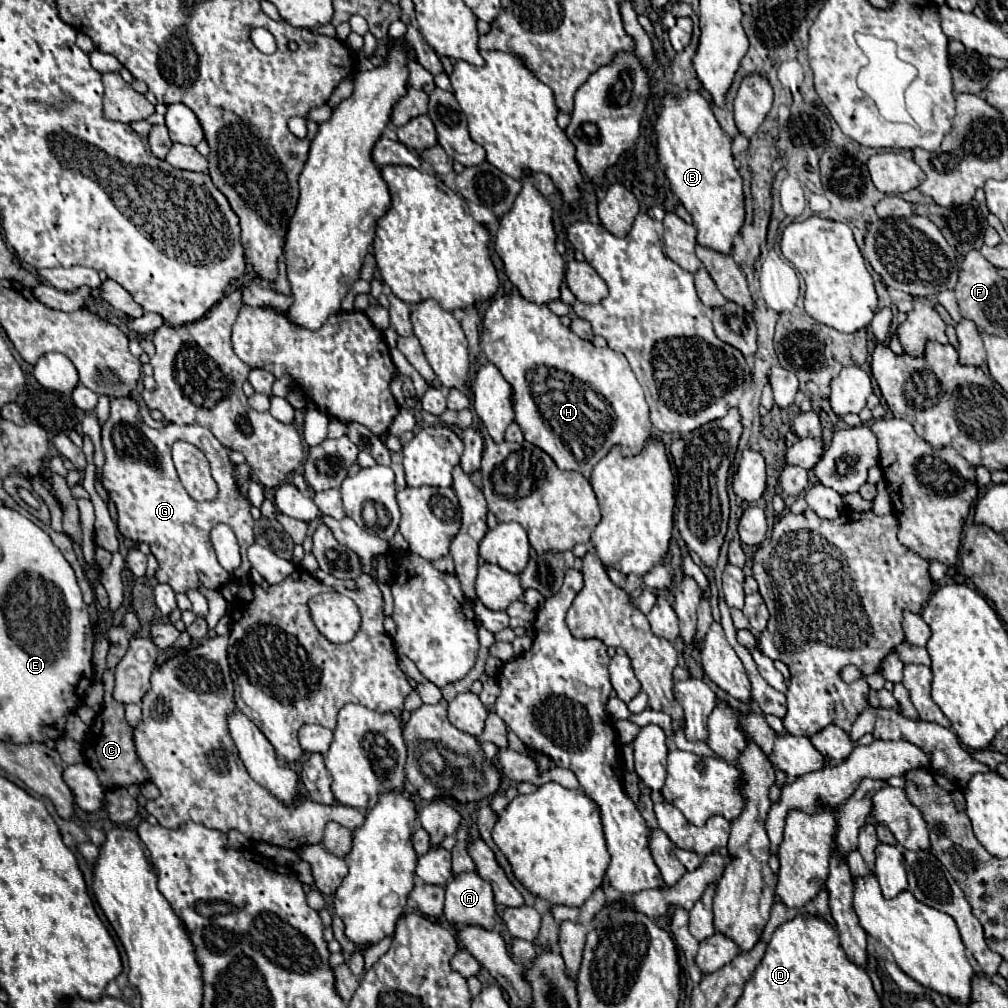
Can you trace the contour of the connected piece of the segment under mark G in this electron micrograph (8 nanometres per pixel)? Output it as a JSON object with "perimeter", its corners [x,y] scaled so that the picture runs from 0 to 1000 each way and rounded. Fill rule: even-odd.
{"perimeter":[[[114,395],[110,399],[110,413],[100,423],[102,435],[102,482],[108,494],[116,502],[116,522],[124,534],[132,538],[148,540],[152,552],[158,558],[156,575],[168,579],[174,587],[184,587],[186,583],[195,585],[197,581],[215,585],[227,577],[227,569],[215,558],[213,546],[207,536],[207,528],[217,518],[229,522],[239,544],[239,562],[233,571],[245,571],[249,560],[243,546],[251,540],[251,512],[247,508],[249,500],[245,492],[239,492],[237,482],[231,472],[231,458],[227,456],[225,444],[211,435],[211,431],[199,423],[176,423],[168,421],[160,427],[148,425],[136,409],[136,401],[130,395]],[[176,437],[184,437],[195,442],[207,456],[209,472],[215,478],[215,492],[211,496],[195,498],[182,484],[176,466],[170,456],[170,442]]]}

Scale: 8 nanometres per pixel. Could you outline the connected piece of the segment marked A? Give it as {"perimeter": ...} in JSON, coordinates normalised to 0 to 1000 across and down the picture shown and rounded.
{"perimeter":[[[471,863],[451,867],[441,879],[441,911],[447,917],[469,915],[487,923],[491,919],[491,893],[483,873]]]}

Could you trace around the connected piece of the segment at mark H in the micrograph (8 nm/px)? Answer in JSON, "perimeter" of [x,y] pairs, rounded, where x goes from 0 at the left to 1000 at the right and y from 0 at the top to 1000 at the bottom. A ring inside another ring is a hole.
{"perimeter":[[[503,292],[489,298],[479,315],[477,345],[483,357],[493,363],[511,387],[511,419],[515,421],[521,437],[541,446],[557,466],[572,466],[584,474],[588,462],[608,442],[616,442],[618,452],[630,452],[644,438],[648,423],[644,417],[644,403],[622,355],[606,345],[590,345],[584,337],[576,337],[559,323],[555,313],[543,304],[533,304],[515,292]]]}

